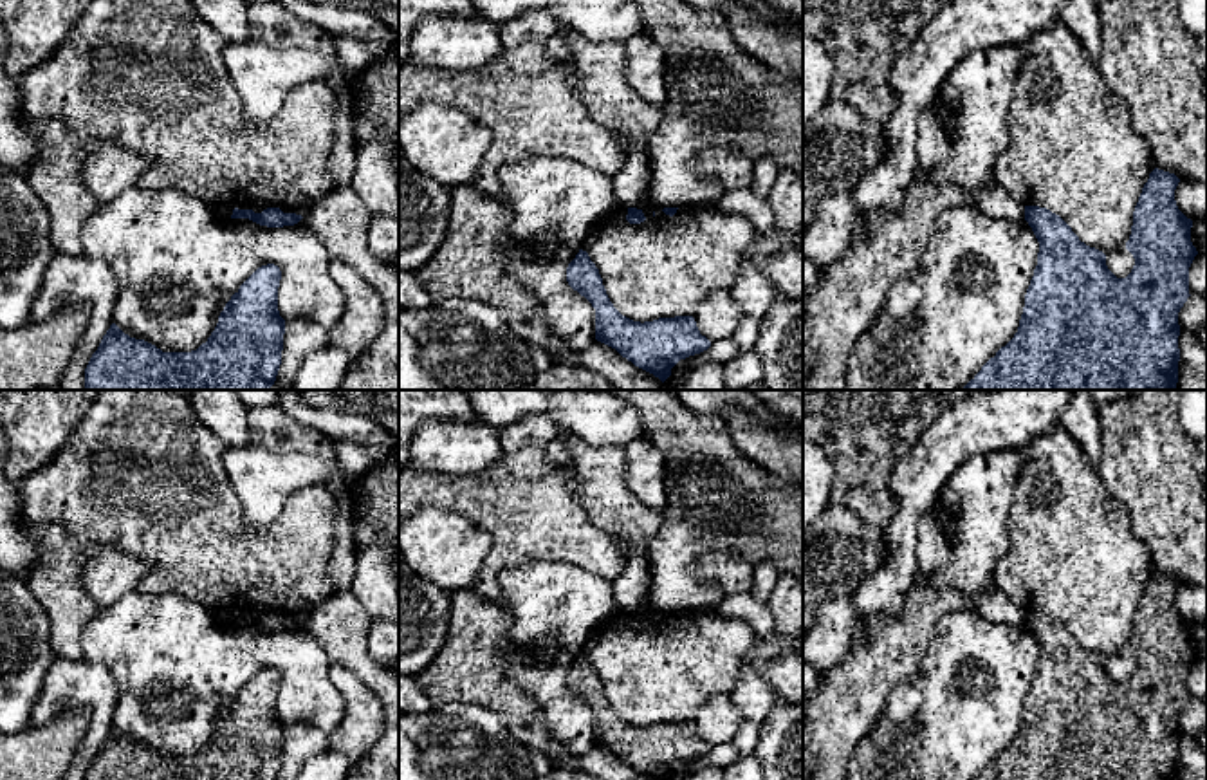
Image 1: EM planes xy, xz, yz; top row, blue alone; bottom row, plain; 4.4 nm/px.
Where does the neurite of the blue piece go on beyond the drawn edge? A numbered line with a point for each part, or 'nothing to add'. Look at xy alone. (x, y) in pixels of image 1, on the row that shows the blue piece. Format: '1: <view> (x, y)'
nothing to add

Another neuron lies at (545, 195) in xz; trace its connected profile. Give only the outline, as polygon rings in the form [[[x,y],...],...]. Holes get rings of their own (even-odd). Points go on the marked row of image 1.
[[[548,155],[529,157],[500,172],[502,206],[511,213],[500,260],[543,305],[547,323],[574,352],[583,352],[595,341],[595,309],[568,285],[567,267],[579,253],[588,229],[619,204],[612,179],[568,157]],[[545,235],[556,238],[557,247],[541,258],[534,255],[532,246]]]

